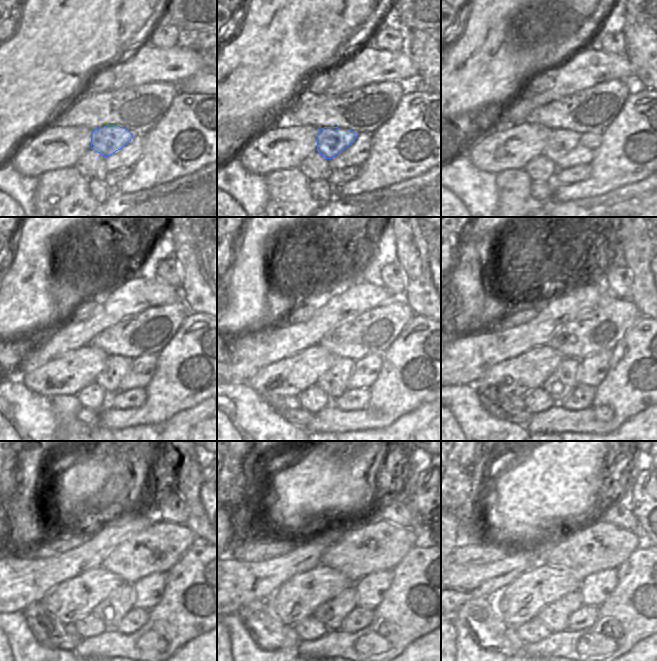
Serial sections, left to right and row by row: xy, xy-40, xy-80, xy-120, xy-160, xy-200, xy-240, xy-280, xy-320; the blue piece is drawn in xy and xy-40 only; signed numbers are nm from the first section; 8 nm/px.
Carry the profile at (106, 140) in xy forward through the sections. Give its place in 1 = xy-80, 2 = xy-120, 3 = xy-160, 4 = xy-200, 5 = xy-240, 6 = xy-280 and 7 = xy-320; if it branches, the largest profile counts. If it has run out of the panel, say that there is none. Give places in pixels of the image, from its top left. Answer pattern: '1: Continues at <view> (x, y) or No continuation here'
1: Continues at xy-80 (561, 141)
2: Continues at xy-120 (116, 367)
3: Continues at xy-160 (334, 382)
4: Continues at xy-200 (563, 380)
5: Continues at xy-240 (110, 611)
6: Continues at xy-280 (332, 613)
7: Continues at xy-320 (555, 616)

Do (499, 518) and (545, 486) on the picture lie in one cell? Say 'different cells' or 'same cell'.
same cell

